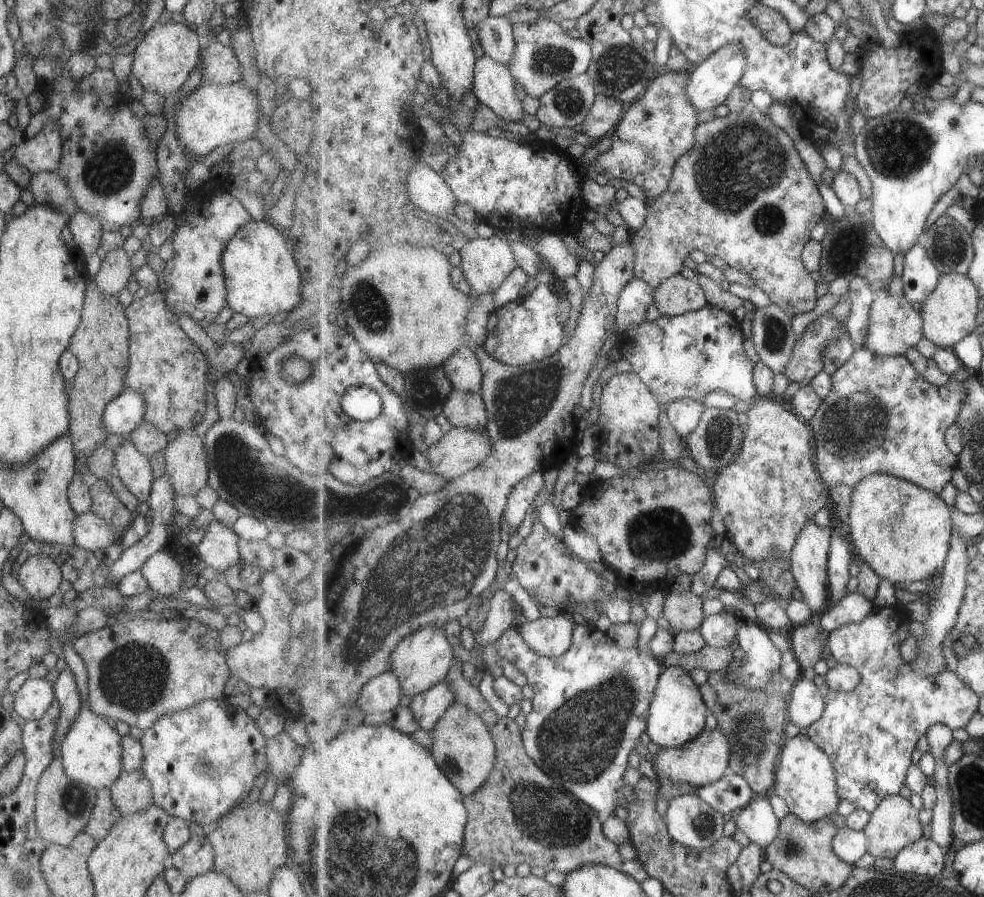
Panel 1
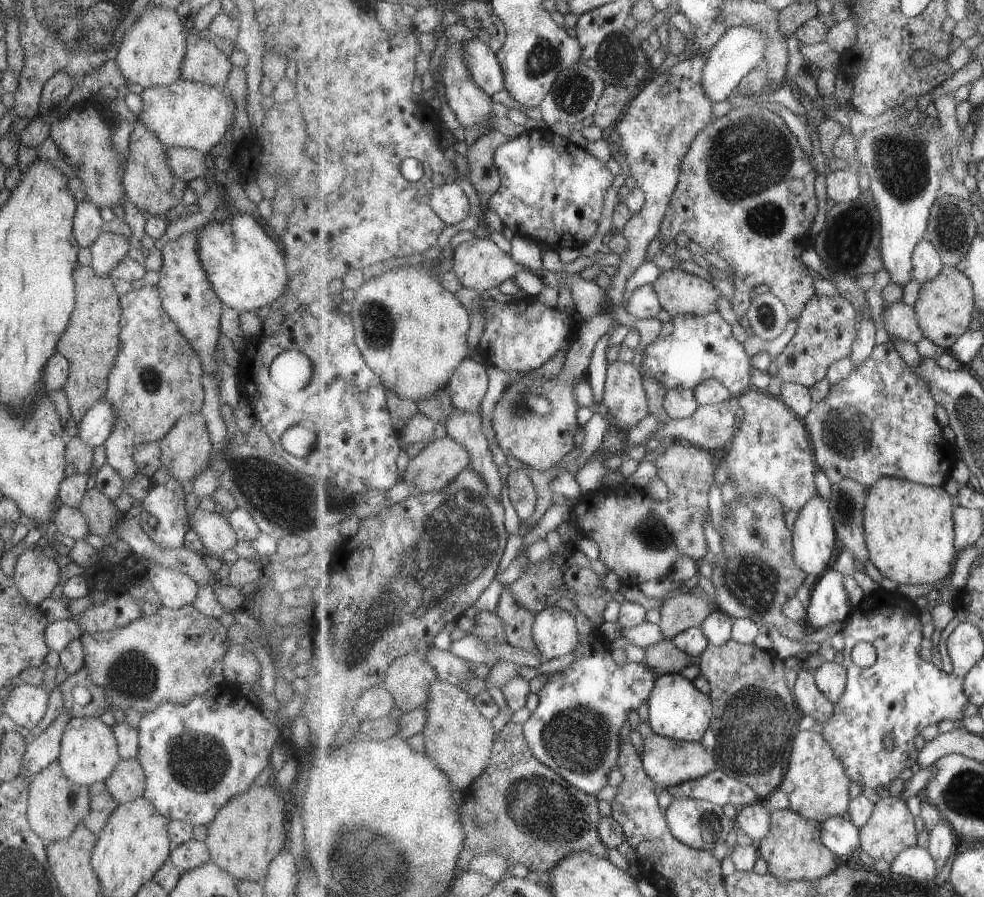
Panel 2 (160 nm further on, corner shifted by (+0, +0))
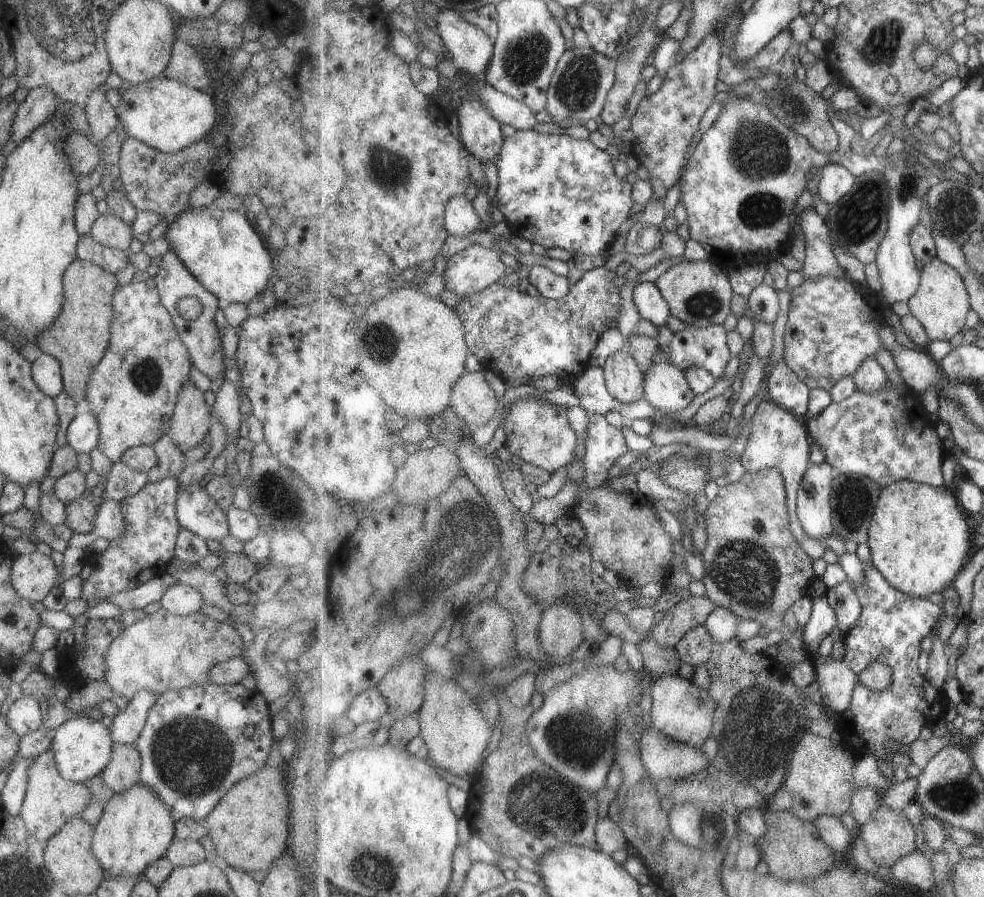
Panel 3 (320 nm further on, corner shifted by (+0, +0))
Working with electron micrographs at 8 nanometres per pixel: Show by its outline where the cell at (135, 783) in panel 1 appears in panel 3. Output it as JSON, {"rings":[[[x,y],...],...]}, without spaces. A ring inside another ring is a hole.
{"rings":[[[113,743],[111,748],[111,758],[99,775],[113,793],[120,793],[139,782],[140,754],[134,743]]]}

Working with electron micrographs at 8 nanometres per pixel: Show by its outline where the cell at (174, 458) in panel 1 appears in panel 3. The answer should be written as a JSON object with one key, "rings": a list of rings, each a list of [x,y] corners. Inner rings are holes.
{"rings":[[[185,381],[179,387],[166,435],[177,448],[182,446],[187,450],[205,440],[212,421],[203,392],[191,381]]]}

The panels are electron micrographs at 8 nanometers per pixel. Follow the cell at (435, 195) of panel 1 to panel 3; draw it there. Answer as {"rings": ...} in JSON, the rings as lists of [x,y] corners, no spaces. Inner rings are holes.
{"rings":[[[464,196],[452,199],[445,218],[446,229],[451,235],[469,236],[481,232],[481,217],[473,208],[473,203]]]}

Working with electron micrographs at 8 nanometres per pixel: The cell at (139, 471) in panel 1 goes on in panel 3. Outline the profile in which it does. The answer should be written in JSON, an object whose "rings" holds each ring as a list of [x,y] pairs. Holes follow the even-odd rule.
{"rings":[[[151,277],[146,281],[131,280],[121,286],[117,284],[111,297],[111,304],[108,345],[102,357],[91,367],[84,398],[98,426],[96,448],[111,462],[115,462],[119,460],[124,450],[135,445],[151,446],[166,434],[179,387],[185,381],[189,381],[187,374],[192,364],[169,313],[161,304],[157,287]]]}

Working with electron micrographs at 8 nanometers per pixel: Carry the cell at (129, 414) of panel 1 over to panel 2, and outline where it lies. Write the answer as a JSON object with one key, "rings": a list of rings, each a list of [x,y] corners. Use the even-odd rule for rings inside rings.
{"rings":[[[107,401],[94,402],[76,424],[79,440],[92,449],[103,444],[113,428],[113,411]]]}

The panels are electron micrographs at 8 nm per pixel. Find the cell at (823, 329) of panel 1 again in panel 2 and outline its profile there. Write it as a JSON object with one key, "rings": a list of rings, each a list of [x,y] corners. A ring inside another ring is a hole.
{"rings":[[[839,292],[832,296],[815,294],[796,319],[795,334],[778,355],[780,369],[777,376],[783,382],[796,382],[810,389],[817,382],[823,381],[834,363],[852,353],[853,345],[860,334],[858,314],[856,306]]]}

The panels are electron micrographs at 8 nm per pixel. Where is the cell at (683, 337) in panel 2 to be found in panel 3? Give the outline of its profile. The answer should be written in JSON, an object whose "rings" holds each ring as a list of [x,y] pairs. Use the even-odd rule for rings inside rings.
{"rings":[[[686,325],[663,349],[682,371],[689,367],[703,367],[718,379],[733,356],[727,344],[727,330],[722,325],[702,329]]]}

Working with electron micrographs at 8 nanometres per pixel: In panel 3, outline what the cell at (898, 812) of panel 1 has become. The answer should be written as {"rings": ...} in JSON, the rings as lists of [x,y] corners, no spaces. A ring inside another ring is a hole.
{"rings":[[[887,804],[872,814],[864,825],[858,826],[858,834],[864,840],[870,858],[882,867],[892,868],[900,858],[919,848],[915,837],[915,825],[902,811],[893,810]]]}

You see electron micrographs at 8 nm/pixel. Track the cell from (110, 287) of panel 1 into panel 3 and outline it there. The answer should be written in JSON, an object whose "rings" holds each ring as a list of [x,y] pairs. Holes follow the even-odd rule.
{"rings":[[[109,209],[97,215],[88,233],[95,242],[124,252],[129,249],[129,242],[134,235],[130,224],[123,222]]]}

